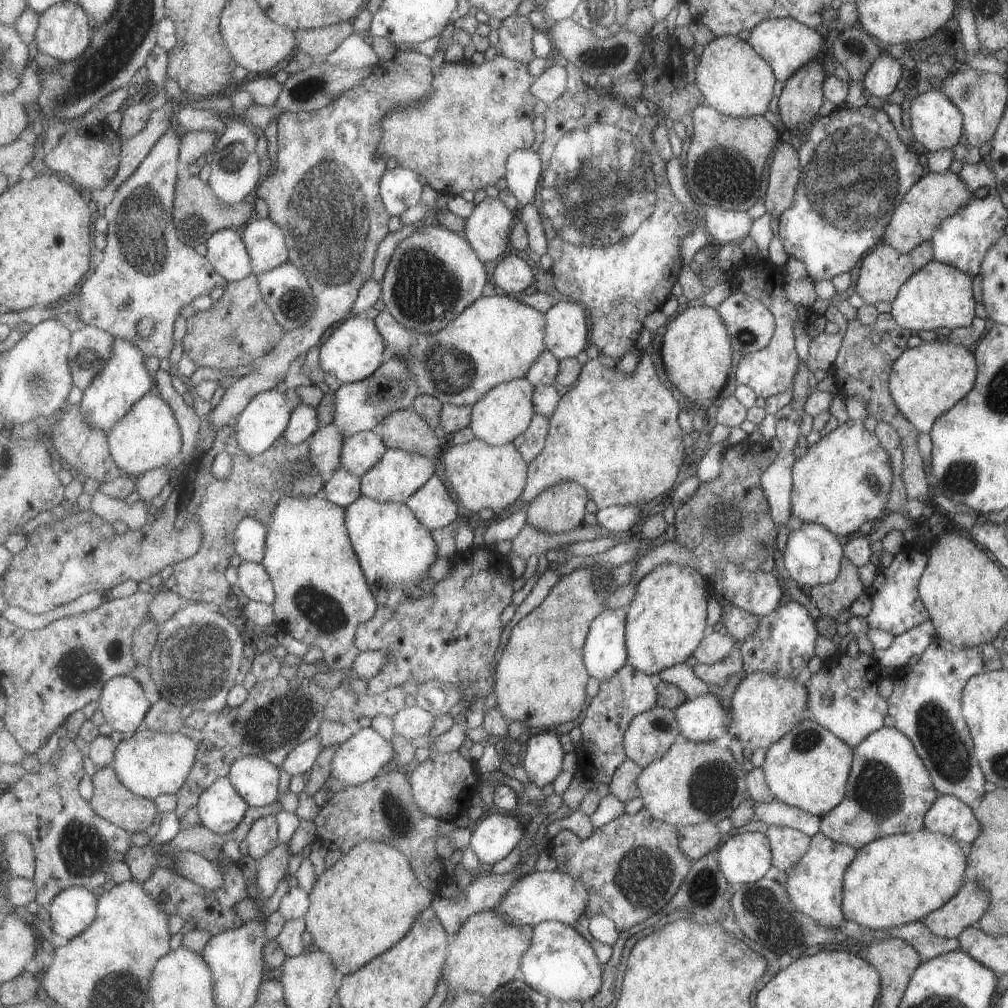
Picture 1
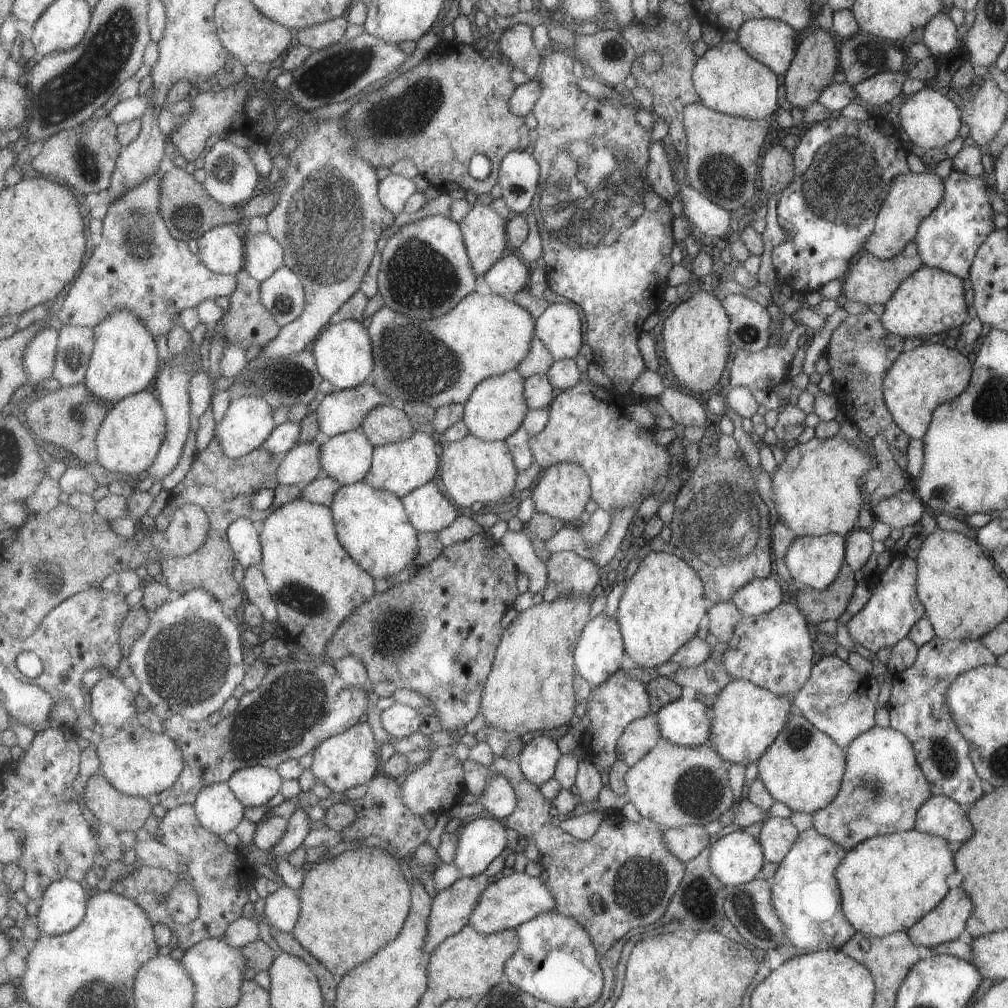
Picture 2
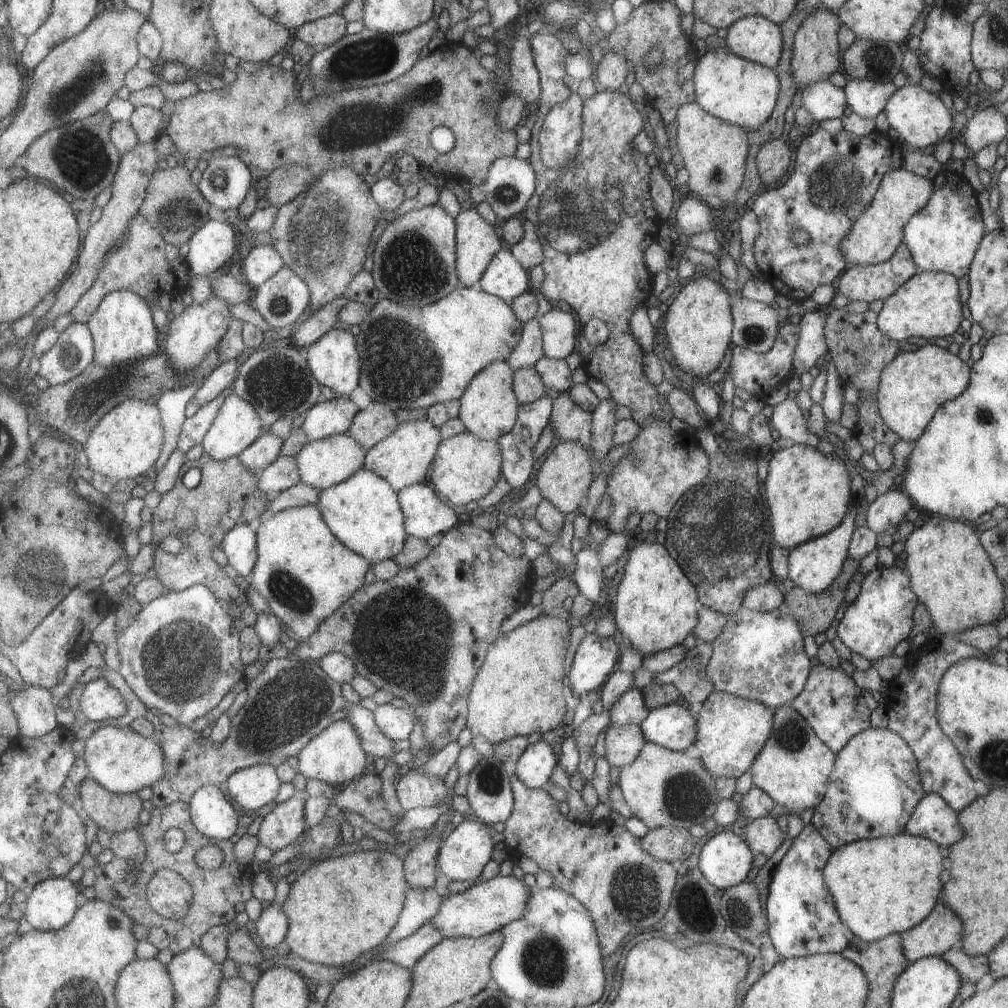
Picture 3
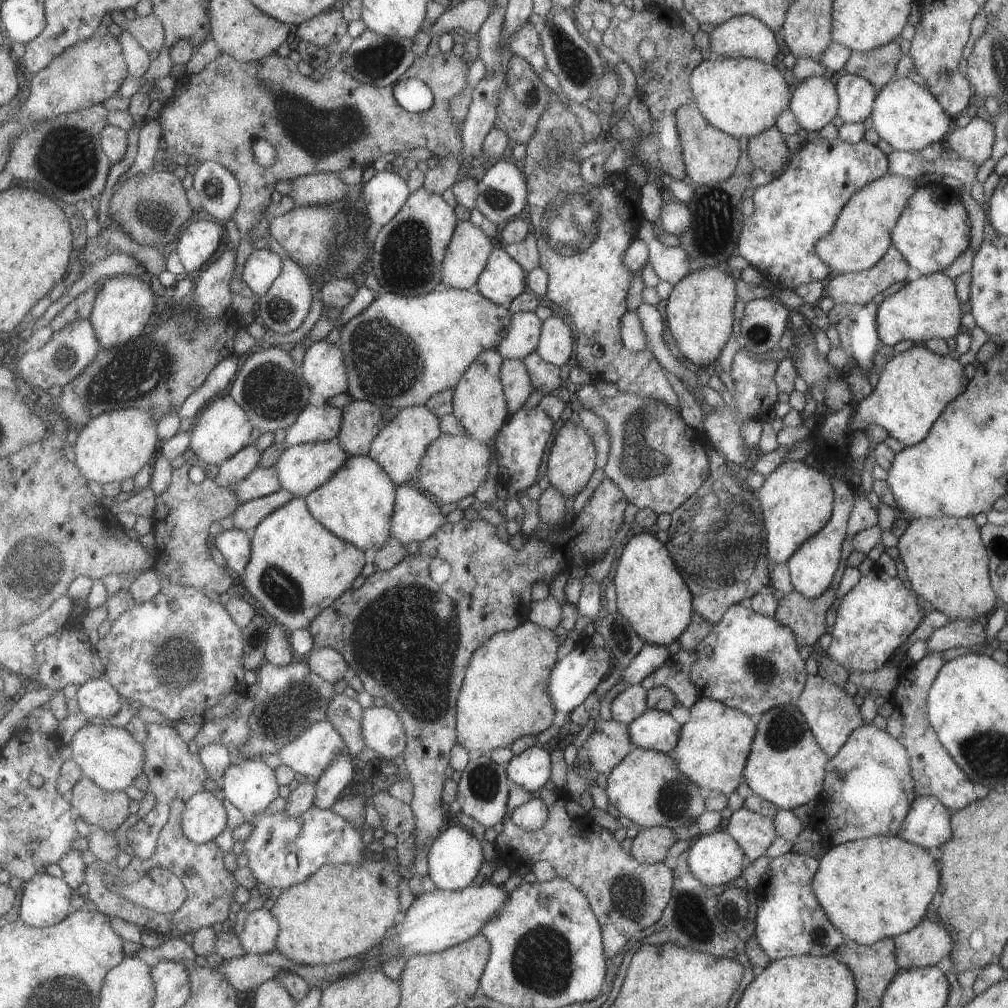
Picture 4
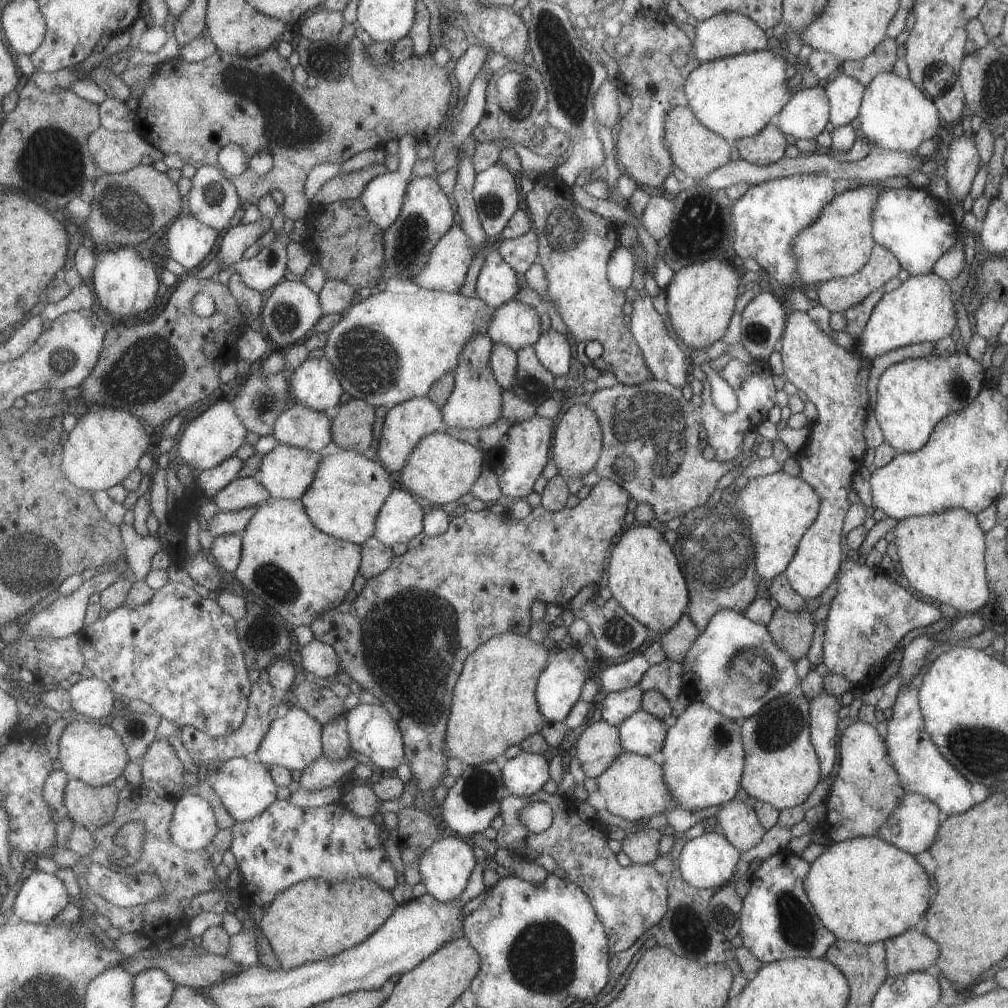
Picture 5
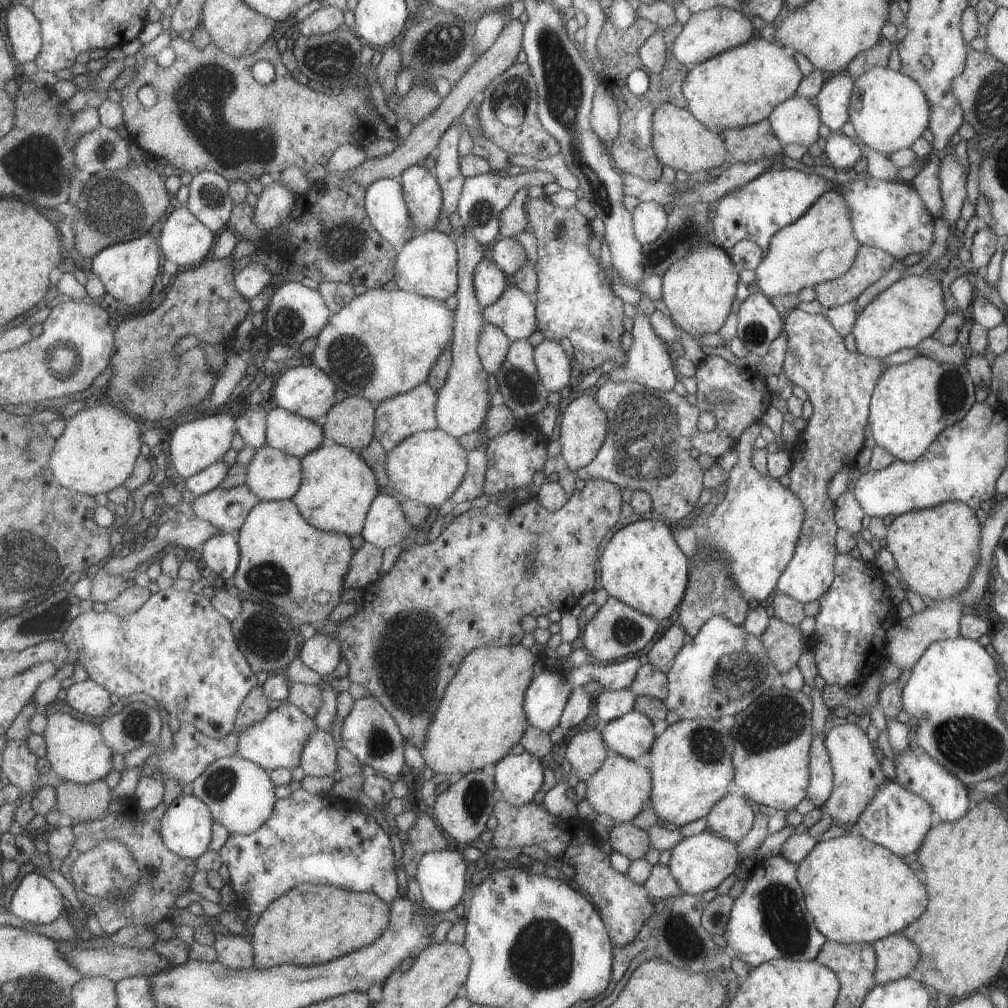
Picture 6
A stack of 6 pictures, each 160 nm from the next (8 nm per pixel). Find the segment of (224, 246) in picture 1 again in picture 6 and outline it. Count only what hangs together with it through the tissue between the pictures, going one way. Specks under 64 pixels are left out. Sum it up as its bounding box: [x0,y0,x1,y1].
[159,206,217,266]

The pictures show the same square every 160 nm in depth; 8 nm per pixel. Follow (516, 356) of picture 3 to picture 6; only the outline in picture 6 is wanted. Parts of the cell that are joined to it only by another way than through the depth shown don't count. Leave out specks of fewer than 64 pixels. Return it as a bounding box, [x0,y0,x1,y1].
[482,283,538,341]

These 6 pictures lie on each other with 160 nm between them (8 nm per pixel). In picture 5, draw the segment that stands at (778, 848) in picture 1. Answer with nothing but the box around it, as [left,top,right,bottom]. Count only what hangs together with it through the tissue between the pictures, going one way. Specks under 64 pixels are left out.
[715,800,766,854]

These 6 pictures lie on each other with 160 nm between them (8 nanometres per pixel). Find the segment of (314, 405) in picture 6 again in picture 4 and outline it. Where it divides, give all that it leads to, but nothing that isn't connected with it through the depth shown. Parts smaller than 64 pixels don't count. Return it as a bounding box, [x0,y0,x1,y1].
[302,339,348,398]

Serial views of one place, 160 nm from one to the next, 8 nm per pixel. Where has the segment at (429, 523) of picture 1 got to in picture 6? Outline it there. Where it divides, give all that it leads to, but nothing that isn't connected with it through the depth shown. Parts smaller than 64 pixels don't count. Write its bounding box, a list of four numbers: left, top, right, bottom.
[361,492,413,550]

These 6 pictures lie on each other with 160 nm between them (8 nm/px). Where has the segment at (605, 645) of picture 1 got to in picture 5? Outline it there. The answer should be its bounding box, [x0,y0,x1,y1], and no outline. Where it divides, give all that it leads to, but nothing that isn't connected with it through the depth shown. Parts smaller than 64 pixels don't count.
[535,645,598,722]

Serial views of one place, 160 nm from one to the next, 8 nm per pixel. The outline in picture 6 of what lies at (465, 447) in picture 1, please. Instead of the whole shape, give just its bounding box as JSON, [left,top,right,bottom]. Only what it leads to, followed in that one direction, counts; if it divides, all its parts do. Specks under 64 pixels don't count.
[385,428,467,511]

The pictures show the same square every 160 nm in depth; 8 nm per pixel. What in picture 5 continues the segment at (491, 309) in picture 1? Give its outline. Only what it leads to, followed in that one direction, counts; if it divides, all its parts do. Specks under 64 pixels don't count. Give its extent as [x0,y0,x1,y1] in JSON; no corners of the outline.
[325,290,487,409]

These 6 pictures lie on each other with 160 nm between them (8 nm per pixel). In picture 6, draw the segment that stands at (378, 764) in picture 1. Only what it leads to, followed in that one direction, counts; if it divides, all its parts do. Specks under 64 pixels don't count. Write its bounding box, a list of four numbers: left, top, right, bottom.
[238,702,317,771]

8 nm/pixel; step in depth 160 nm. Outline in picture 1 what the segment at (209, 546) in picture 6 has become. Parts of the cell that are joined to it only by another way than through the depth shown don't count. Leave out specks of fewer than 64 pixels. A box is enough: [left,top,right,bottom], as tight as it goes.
[235,517,269,563]

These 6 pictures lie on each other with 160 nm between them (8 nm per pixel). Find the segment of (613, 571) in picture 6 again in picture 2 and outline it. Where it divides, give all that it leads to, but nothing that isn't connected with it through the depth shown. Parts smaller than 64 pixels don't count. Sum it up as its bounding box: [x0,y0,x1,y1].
[615,551,708,667]

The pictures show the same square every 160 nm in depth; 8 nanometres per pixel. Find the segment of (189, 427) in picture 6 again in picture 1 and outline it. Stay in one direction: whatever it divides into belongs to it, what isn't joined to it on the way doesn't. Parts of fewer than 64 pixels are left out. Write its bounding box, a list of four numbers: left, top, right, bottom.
[235,389,295,456]

